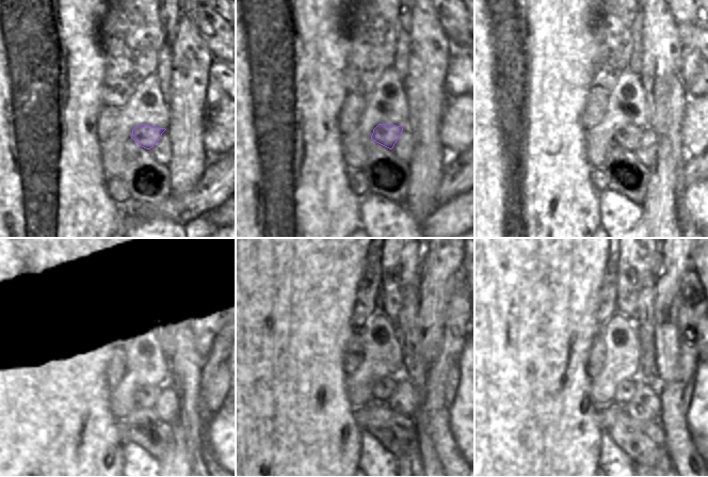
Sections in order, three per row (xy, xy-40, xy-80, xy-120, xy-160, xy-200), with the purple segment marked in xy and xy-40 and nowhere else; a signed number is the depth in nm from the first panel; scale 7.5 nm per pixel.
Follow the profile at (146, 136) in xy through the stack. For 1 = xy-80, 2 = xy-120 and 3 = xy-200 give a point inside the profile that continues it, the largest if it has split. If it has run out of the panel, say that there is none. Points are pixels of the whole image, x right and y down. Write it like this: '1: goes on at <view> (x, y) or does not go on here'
1: goes on at xy-80 (628, 137)
2: goes on at xy-120 (145, 395)
3: goes on at xy-200 (625, 390)

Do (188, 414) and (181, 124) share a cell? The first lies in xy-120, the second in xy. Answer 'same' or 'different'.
same

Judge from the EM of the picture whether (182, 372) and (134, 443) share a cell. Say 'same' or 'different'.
different

